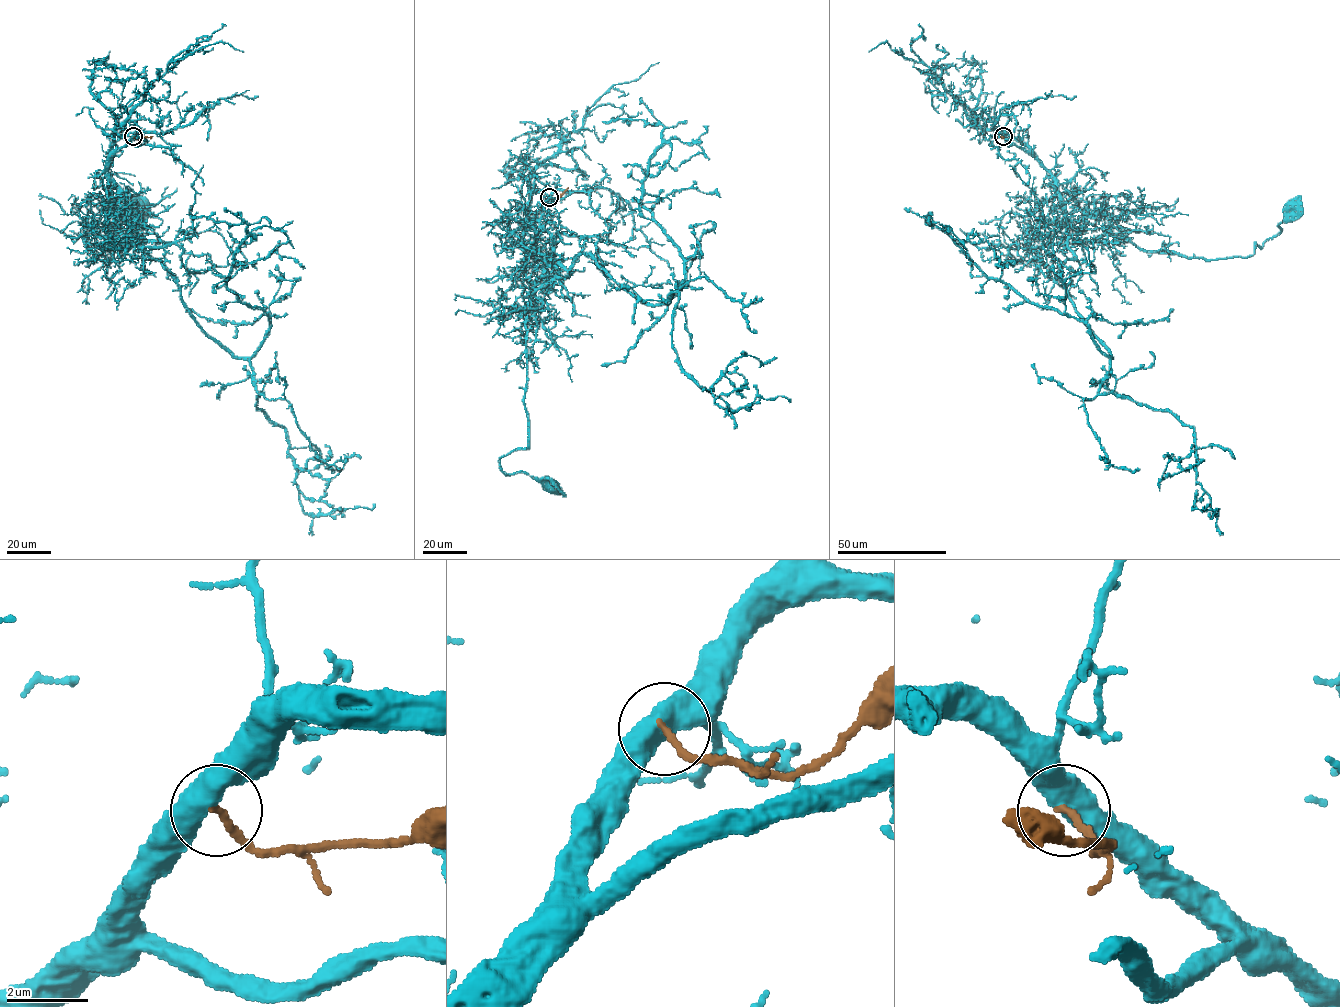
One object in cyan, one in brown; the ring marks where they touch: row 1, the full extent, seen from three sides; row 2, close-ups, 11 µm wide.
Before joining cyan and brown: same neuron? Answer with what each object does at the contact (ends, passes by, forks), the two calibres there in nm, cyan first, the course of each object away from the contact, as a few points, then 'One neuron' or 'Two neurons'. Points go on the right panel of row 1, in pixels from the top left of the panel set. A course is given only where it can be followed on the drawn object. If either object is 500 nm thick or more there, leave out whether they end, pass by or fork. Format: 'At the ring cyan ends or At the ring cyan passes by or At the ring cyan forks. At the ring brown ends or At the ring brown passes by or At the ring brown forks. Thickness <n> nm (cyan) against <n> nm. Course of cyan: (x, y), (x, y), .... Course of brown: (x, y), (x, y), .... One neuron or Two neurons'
Thickness 550 nm (cyan) against 180 nm. Course of cyan: (1003, 136), (1049, 173), (1077, 241), (1116, 236), (1189, 257), (1250, 256), (1280, 232), (1291, 205). Course of brown: (1003, 136), (1006, 139), (994, 136). Two neurons

